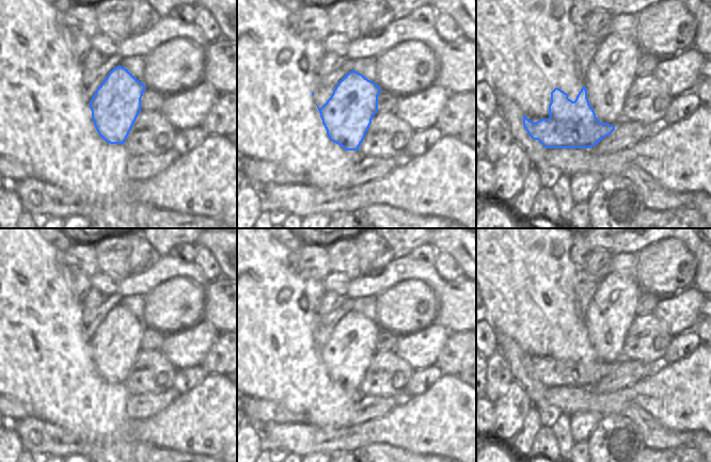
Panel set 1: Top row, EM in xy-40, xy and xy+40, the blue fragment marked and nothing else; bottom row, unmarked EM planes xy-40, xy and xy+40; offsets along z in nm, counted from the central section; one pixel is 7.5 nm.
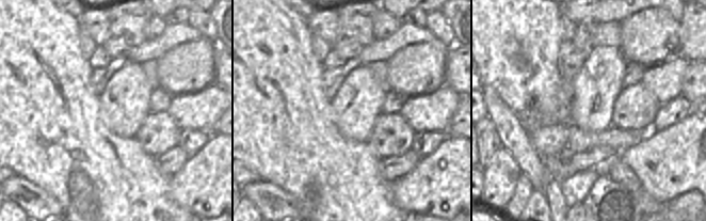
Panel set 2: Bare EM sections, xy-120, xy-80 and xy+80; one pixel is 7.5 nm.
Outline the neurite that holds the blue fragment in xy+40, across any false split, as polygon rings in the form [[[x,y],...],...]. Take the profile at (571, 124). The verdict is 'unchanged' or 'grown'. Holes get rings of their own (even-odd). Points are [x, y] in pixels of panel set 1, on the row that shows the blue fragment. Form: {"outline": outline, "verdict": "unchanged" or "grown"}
{"outline": [[[609,33],[597,46],[583,79],[583,87],[574,101],[558,87],[551,92],[549,118],[533,123],[523,115],[523,126],[533,140],[538,140],[546,148],[590,148],[614,130],[613,125],[621,118],[621,109],[627,91],[617,85],[617,58],[610,46],[616,42],[627,42],[625,37]]], "verdict": "grown"}

